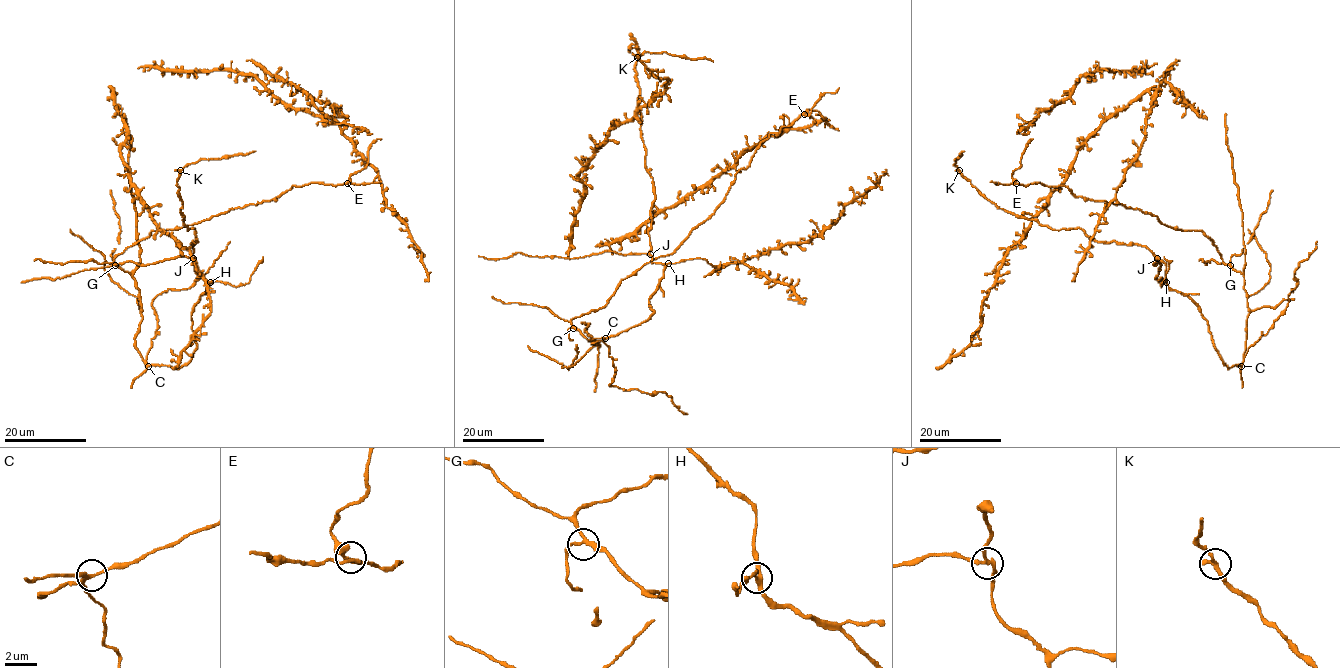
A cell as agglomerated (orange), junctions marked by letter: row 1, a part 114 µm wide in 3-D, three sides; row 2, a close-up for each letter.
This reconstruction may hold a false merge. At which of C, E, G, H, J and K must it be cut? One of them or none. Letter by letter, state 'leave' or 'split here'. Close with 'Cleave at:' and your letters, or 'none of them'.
C: leave
E: leave
G: leave
H: leave
J: split here
K: leave
Cleave at: J

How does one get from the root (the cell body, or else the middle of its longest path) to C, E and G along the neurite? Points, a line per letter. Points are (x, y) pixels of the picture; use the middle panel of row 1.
C: (656, 257), (623, 279), (603, 306), (571, 321), (589, 341), (599, 345), (592, 343), (605, 338)
E: (656, 257), (672, 253), (714, 212), (735, 174), (749, 165), (757, 147), (770, 133), (777, 133), (804, 114)
G: (656, 257), (623, 279), (603, 306), (574, 318), (571, 321), (573, 328)

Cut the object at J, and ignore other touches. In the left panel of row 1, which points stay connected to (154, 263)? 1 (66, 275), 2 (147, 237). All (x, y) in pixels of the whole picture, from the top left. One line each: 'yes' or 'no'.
1: yes
2: no

